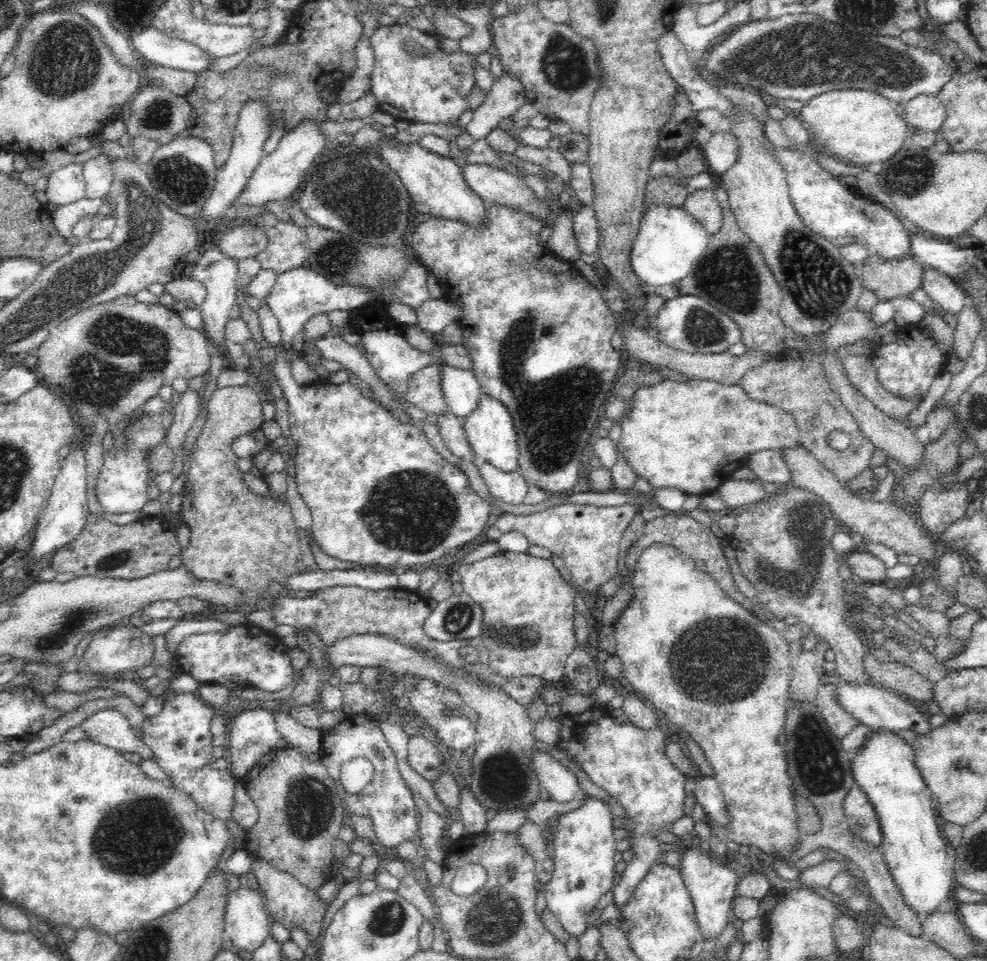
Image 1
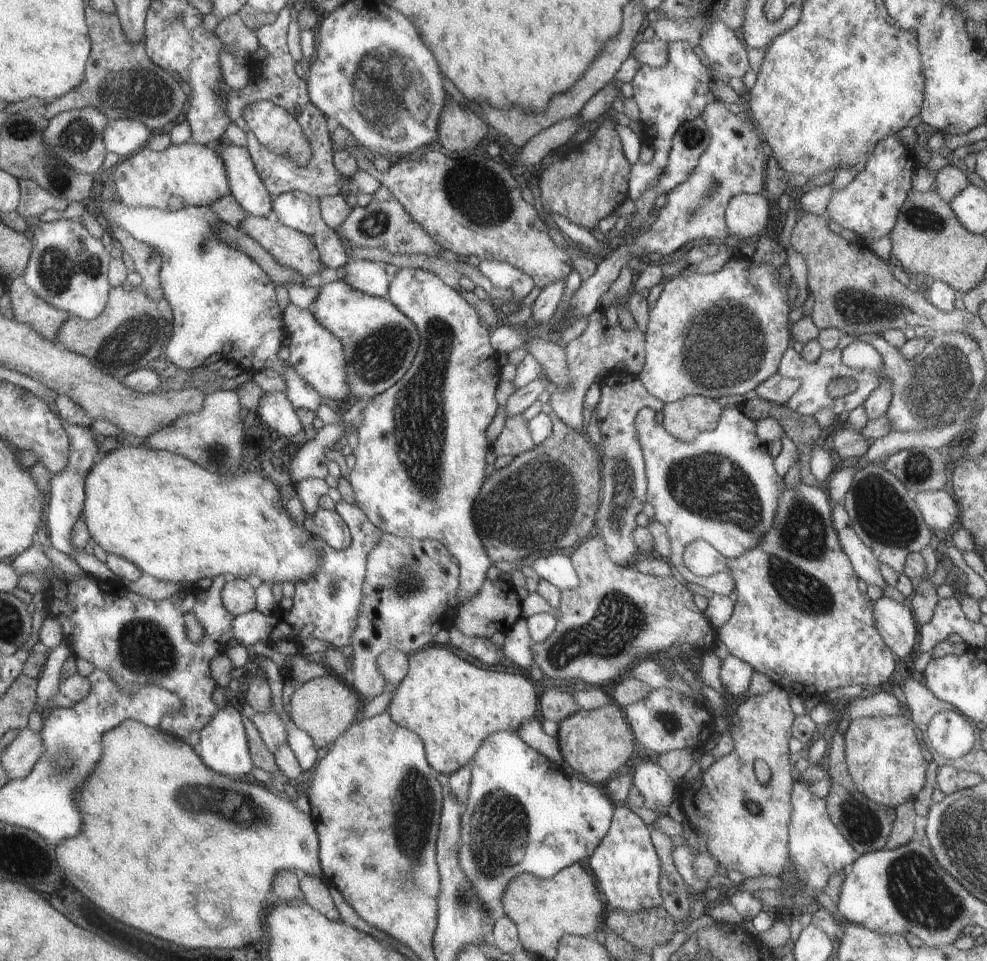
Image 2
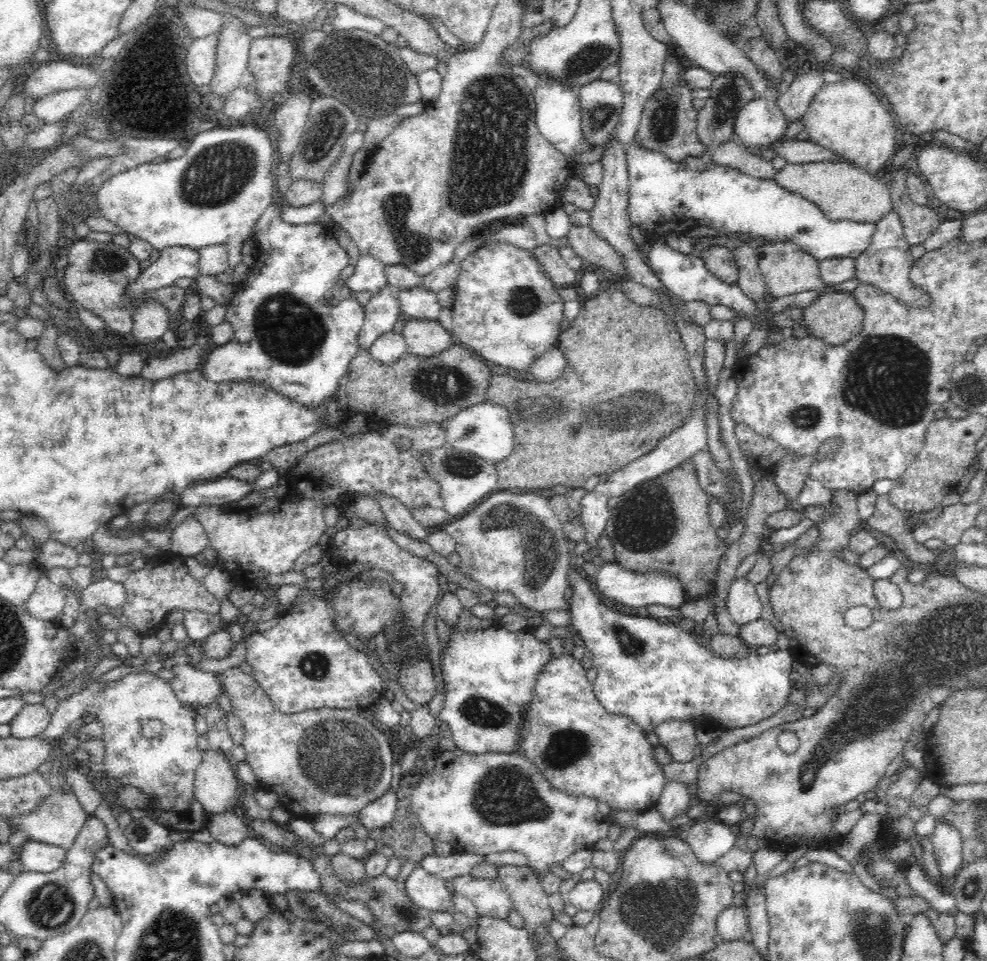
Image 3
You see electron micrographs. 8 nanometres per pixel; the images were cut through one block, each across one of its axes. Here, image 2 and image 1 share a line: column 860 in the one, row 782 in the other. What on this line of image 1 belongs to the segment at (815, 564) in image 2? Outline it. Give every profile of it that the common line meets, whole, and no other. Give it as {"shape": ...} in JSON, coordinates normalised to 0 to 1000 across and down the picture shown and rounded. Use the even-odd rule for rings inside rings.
{"shape":[[[613,736],[604,737],[604,741],[600,741],[600,738],[595,738],[594,741],[588,741],[588,743],[582,743],[582,745],[569,745],[569,762],[566,759],[563,762],[564,769],[569,766],[569,772],[567,774],[592,774],[592,776],[567,776],[569,783],[578,785],[586,795],[588,799],[596,805],[596,810],[606,816],[606,819],[612,820],[619,829],[623,830],[634,841],[634,845],[638,847],[638,853],[634,853],[634,857],[638,864],[640,864],[640,872],[636,872],[636,876],[640,878],[640,886],[644,891],[644,895],[640,895],[638,899],[635,899],[634,905],[630,907],[628,918],[621,924],[621,939],[625,941],[628,948],[632,947],[632,942],[636,939],[636,935],[643,928],[644,923],[648,920],[648,917],[652,914],[652,911],[660,904],[663,899],[672,898],[674,894],[671,894],[669,887],[669,876],[665,874],[663,870],[663,864],[669,862],[676,866],[679,860],[687,852],[694,849],[693,836],[694,836],[694,814],[697,810],[696,806],[691,805],[689,801],[677,790],[677,787],[673,784],[675,780],[675,772],[673,768],[673,762],[667,755],[659,758],[659,760],[650,760],[648,757],[642,754],[624,755],[622,749],[618,745],[614,745],[616,740]]]}

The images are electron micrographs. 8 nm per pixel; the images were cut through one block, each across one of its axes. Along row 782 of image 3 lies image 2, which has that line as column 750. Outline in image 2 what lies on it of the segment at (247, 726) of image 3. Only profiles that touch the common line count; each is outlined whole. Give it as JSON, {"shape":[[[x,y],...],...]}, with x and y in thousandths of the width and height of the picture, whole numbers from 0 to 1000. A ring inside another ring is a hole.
{"shape":[[[740,268],[736,272],[736,275],[723,285],[707,285],[703,283],[696,283],[694,285],[687,285],[681,290],[677,291],[667,308],[667,312],[663,314],[663,318],[657,323],[657,339],[655,339],[653,347],[653,377],[650,386],[645,390],[647,395],[651,398],[652,404],[656,404],[656,408],[660,412],[667,413],[675,419],[683,419],[687,416],[693,415],[695,412],[709,411],[719,415],[727,415],[734,412],[744,412],[750,410],[756,411],[760,406],[768,404],[770,400],[788,388],[788,379],[790,379],[790,373],[792,368],[796,368],[800,363],[800,345],[798,345],[798,306],[796,306],[796,300],[799,300],[802,294],[802,290],[794,296],[794,300],[790,298],[788,293],[788,279],[782,277],[782,275],[764,275],[761,270],[757,268]]]}

